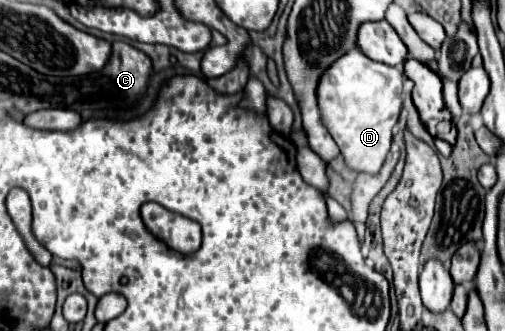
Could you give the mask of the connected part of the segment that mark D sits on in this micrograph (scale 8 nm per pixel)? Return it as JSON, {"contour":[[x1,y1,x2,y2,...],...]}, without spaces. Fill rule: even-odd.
{"contour":[[350,51,330,67,318,85,322,121,342,151,344,163,358,173,376,175,390,153,392,129,402,109,404,69,368,59,362,51]]}

